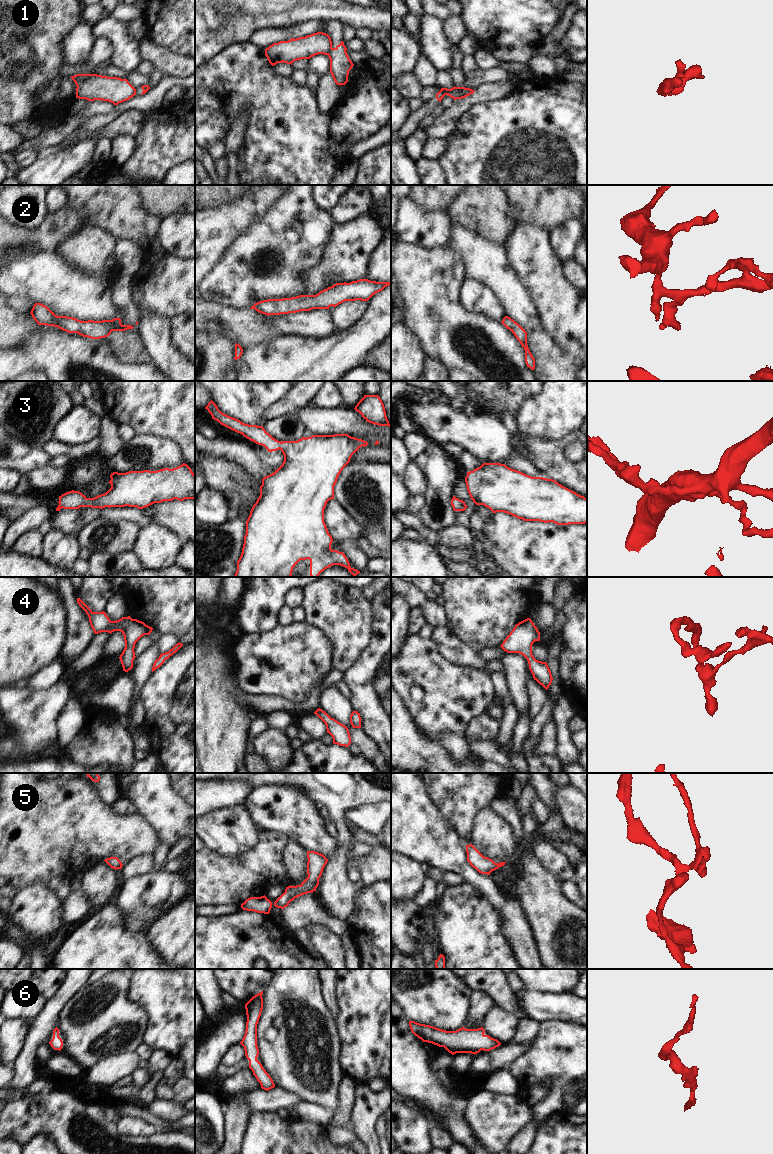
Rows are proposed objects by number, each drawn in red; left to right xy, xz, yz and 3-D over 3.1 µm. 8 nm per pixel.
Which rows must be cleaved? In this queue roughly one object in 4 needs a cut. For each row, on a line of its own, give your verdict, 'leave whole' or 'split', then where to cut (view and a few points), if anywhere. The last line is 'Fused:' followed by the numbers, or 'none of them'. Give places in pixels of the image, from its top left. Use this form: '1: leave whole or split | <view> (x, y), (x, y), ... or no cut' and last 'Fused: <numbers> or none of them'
1: split | xz (331, 41), (327, 54)
2: leave whole | no cut
3: leave whole | no cut
4: leave whole | no cut
5: leave whole | no cut
6: leave whole | no cut
Fused: 1

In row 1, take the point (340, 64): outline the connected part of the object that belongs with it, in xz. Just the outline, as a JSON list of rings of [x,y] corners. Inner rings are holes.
[[[332,41],[330,43],[330,50],[328,57],[330,59],[330,73],[337,85],[345,85],[348,82],[349,71],[354,64],[349,59],[346,52],[347,48],[344,42],[341,41],[335,48],[332,47]]]

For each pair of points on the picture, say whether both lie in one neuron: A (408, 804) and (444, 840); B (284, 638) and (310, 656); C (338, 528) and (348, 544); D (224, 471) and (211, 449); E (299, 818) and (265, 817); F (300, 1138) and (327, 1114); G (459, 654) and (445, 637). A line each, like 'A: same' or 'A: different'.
A: same
B: same
C: different
D: different
E: same
F: different
G: same

